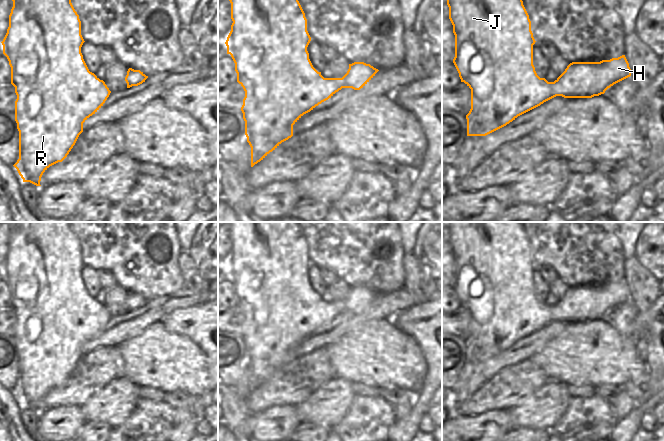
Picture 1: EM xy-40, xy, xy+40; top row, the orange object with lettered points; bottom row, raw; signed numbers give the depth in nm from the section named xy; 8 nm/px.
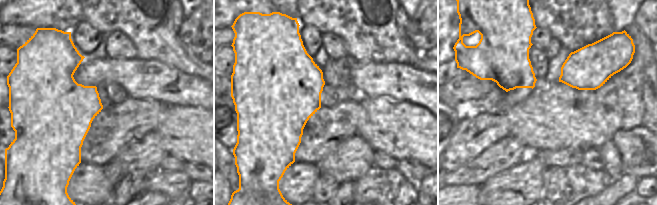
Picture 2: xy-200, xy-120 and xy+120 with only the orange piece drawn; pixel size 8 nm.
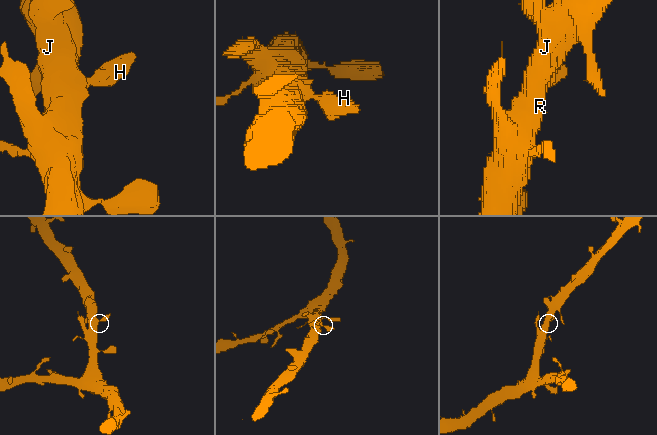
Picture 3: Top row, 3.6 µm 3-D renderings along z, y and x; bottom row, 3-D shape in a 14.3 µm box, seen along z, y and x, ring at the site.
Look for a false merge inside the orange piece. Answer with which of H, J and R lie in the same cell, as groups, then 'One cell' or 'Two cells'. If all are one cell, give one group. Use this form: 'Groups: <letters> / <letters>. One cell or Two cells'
Groups: H J R. One cell.

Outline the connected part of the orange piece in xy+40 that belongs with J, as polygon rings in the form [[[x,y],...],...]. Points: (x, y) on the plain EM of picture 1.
[[[447,222],[447,229],[455,259],[453,287],[461,306],[471,313],[471,333],[466,339],[467,360],[486,360],[556,320],[564,322],[599,320],[614,308],[631,300],[629,287],[625,279],[622,279],[600,286],[572,286],[554,306],[548,306],[537,299],[533,289],[533,269],[536,265],[521,222]]]

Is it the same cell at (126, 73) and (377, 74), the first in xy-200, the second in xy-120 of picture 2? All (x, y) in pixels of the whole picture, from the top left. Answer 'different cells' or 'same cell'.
same cell

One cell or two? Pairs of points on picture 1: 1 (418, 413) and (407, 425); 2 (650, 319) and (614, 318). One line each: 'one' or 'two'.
1: one
2: two

